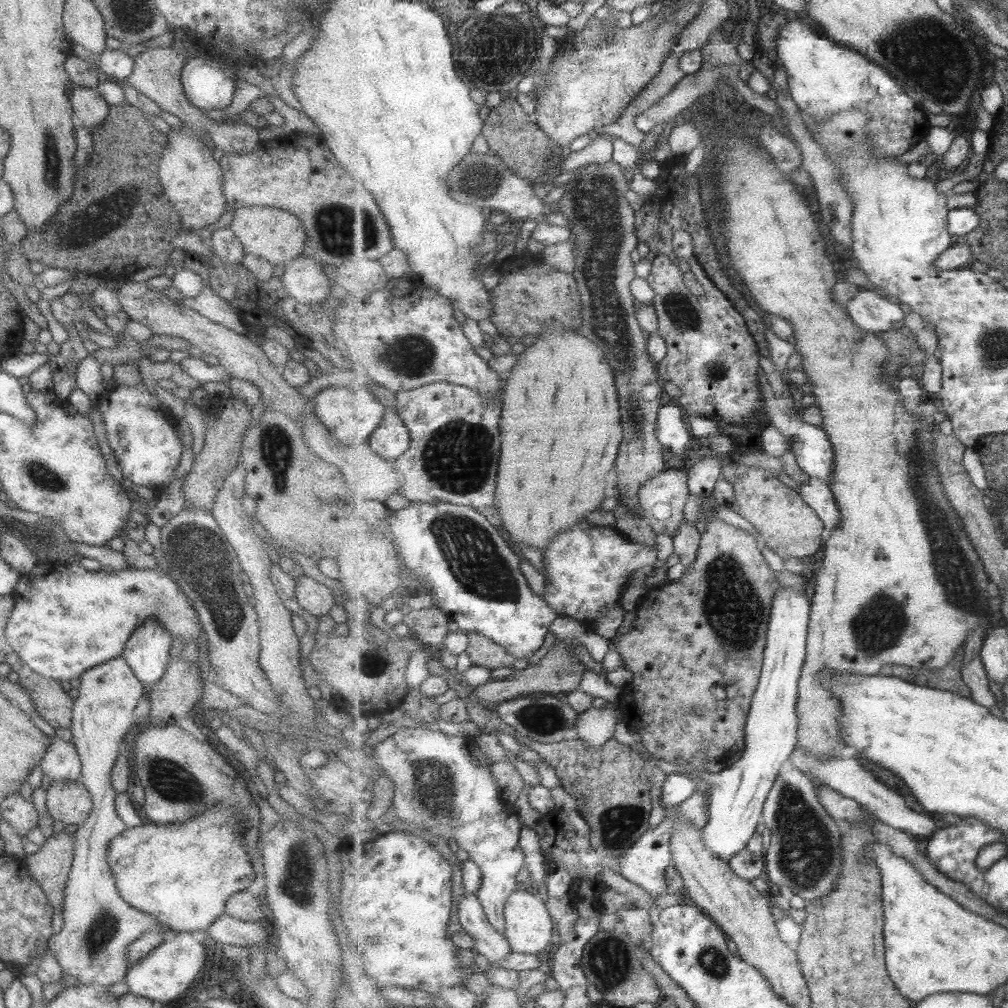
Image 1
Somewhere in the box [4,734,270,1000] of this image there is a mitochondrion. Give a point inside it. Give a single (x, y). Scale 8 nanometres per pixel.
(163, 776)

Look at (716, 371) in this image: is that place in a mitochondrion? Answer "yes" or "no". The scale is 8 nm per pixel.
yes

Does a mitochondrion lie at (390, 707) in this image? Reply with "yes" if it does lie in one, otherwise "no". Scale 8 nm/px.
no

